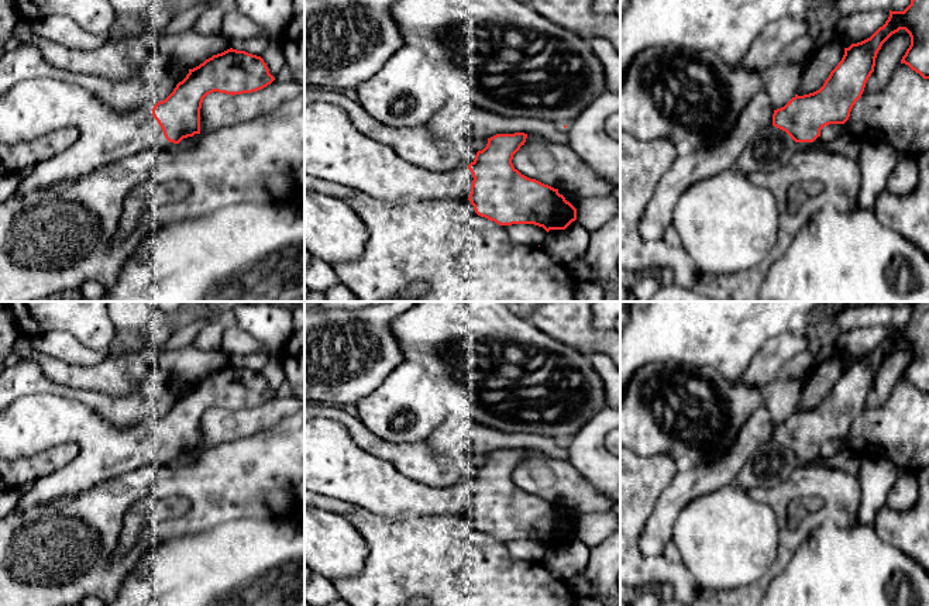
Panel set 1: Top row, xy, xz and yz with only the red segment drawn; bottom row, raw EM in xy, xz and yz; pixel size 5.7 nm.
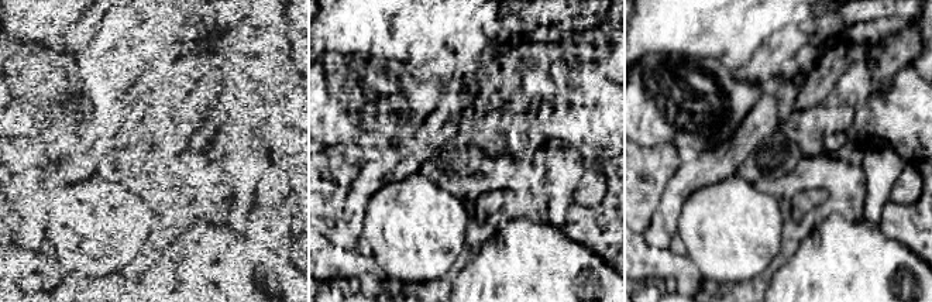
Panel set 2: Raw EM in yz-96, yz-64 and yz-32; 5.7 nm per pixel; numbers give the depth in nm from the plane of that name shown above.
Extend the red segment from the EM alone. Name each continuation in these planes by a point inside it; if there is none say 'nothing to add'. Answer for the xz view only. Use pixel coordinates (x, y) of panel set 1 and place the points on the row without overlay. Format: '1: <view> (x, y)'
1: xz (334, 465)

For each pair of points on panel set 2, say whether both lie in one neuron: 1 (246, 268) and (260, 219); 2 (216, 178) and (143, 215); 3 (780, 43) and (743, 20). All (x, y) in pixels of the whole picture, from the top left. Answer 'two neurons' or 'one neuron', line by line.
1: two neurons
2: two neurons
3: two neurons

